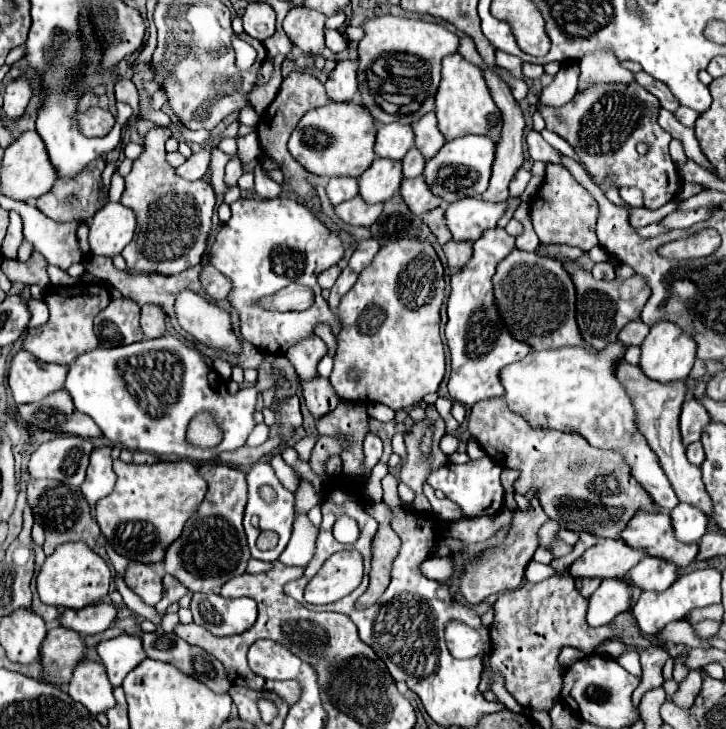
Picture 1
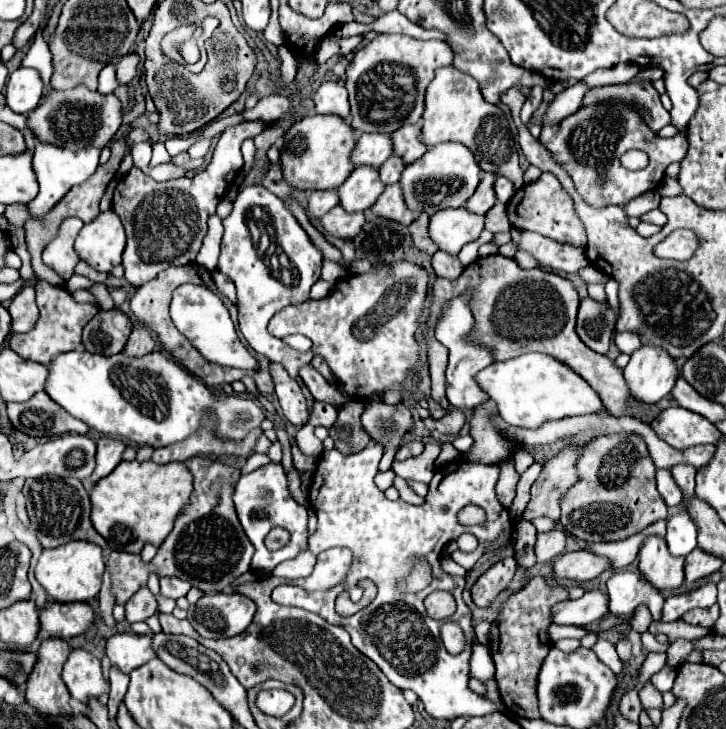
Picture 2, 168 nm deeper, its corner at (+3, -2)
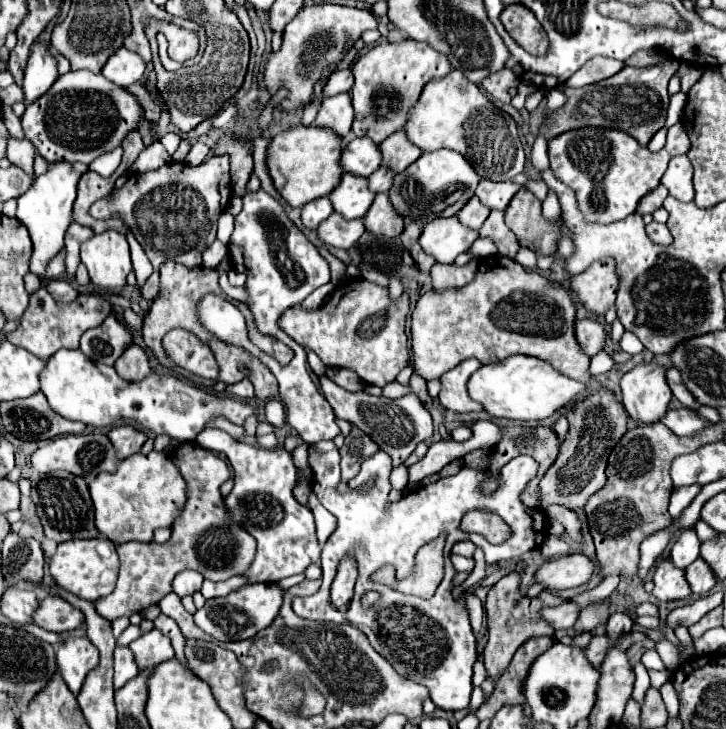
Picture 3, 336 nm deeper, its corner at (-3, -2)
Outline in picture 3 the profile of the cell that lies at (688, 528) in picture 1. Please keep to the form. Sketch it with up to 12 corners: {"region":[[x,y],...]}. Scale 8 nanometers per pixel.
{"region":[[686,530],[670,550],[670,562],[688,568],[700,554],[700,540]]}

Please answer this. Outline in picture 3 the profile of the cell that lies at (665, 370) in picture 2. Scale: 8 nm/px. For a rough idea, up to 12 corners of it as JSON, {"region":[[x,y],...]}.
{"region":[[648,362],[622,376],[622,404],[638,424],[660,422],[672,394]]}

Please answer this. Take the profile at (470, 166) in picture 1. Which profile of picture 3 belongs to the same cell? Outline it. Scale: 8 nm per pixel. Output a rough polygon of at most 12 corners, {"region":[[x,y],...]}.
{"region":[[454,150],[422,154],[388,190],[402,218],[456,216],[480,176]]}

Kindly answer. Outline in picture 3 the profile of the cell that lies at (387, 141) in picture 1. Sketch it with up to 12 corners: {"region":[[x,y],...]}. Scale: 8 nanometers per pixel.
{"region":[[370,138],[342,146],[340,166],[354,176],[378,170],[382,154]]}

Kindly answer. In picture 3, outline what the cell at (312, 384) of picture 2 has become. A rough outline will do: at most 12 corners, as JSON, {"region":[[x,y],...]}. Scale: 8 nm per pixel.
{"region":[[320,388],[336,418],[368,434],[402,464],[432,436],[432,416],[414,394],[398,400]]}

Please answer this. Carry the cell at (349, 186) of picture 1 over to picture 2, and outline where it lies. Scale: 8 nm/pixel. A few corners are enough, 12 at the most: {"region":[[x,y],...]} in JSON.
{"region":[[336,190],[310,194],[308,214],[320,218],[338,206]]}

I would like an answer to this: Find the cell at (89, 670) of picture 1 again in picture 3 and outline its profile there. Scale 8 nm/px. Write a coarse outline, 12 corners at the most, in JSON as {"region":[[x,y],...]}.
{"region":[[68,638],[56,664],[70,692],[98,666],[98,648],[88,638]]}

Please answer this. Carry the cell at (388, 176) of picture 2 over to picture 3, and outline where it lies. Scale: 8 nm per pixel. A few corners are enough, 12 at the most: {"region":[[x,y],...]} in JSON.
{"region":[[380,166],[368,176],[368,188],[388,192],[394,172]]}

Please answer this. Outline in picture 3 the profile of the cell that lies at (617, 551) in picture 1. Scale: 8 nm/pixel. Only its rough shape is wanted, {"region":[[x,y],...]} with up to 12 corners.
{"region":[[584,554],[544,562],[536,582],[546,590],[584,584],[594,564]]}

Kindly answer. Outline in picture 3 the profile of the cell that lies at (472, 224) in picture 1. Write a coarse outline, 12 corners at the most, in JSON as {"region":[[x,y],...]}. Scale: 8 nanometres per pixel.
{"region":[[458,218],[424,226],[420,246],[436,262],[452,264],[478,238]]}

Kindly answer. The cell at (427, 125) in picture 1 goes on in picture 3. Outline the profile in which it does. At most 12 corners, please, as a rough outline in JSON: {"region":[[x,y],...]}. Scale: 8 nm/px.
{"region":[[402,130],[380,142],[382,166],[406,170],[422,154]]}

